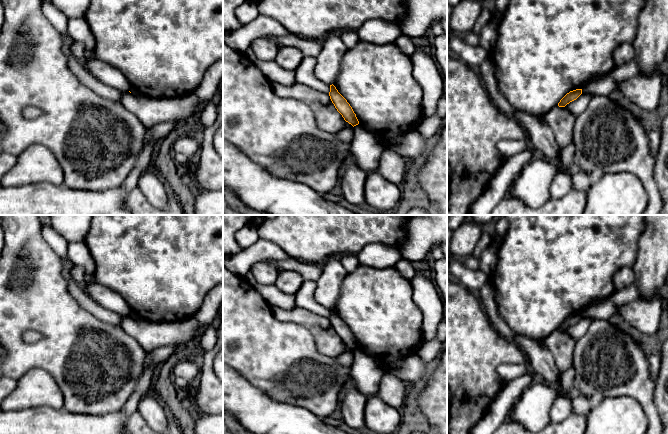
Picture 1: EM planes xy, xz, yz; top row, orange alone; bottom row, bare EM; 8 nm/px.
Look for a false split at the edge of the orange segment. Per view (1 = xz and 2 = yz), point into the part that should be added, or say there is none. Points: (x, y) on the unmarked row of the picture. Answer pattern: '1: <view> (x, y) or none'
1: none
2: none

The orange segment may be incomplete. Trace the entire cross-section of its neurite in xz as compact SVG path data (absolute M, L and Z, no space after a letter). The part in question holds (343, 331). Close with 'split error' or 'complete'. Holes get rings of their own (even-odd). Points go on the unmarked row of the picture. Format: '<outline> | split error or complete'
M333 308L330 309L329 320L335 332L342 339L346 346L351 348L353 351L359 348L359 345L352 331L347 326L347 324L338 316Z | complete

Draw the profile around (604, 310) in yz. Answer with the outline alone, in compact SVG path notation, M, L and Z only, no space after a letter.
M634 282L632 285L614 293L604 301L589 306L582 317L594 320L610 320L613 315L619 314L619 308L640 298L638 286Z

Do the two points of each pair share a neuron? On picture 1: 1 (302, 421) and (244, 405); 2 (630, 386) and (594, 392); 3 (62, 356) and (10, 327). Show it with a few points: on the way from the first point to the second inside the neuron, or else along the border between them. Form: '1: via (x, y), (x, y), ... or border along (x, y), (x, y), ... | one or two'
1: via (288, 421), (275, 420), (258, 413) | one
2: via (621, 386), (603, 386) | one
3: via (47, 354), (29, 354), (17, 342) | one

